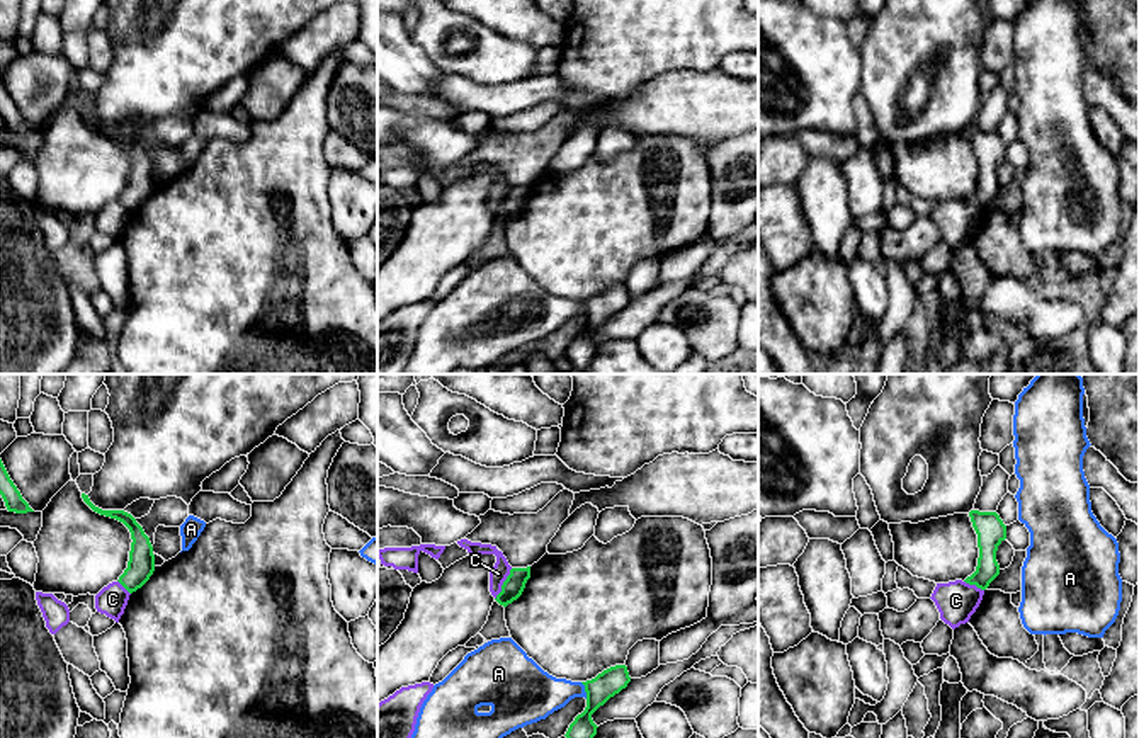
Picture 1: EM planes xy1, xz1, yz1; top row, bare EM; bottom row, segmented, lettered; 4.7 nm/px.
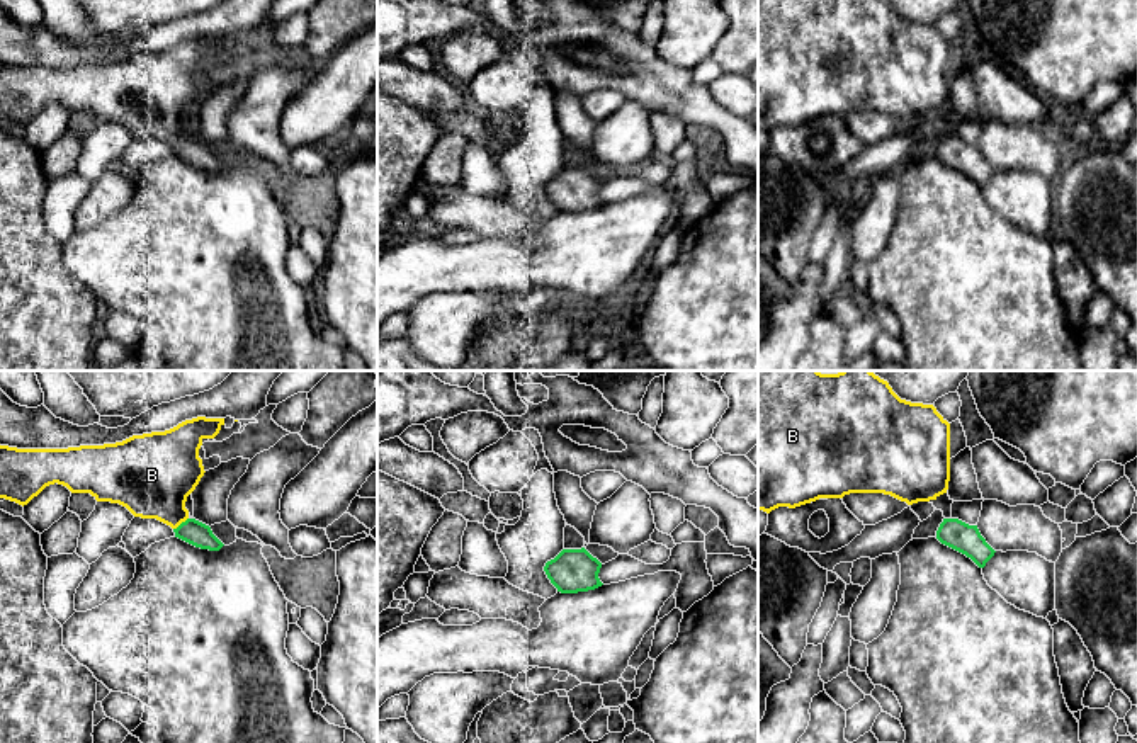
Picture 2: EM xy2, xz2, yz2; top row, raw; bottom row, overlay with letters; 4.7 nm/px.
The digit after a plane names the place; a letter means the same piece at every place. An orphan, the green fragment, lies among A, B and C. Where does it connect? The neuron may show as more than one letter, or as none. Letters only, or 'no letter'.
B

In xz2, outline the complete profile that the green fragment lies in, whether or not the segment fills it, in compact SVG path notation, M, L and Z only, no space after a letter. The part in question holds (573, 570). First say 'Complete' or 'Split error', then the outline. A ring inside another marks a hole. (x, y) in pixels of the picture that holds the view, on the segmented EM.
Complete. M585 547L563 549L554 559L547 561L544 571L561 593L588 592L602 587L598 578L602 563Z

